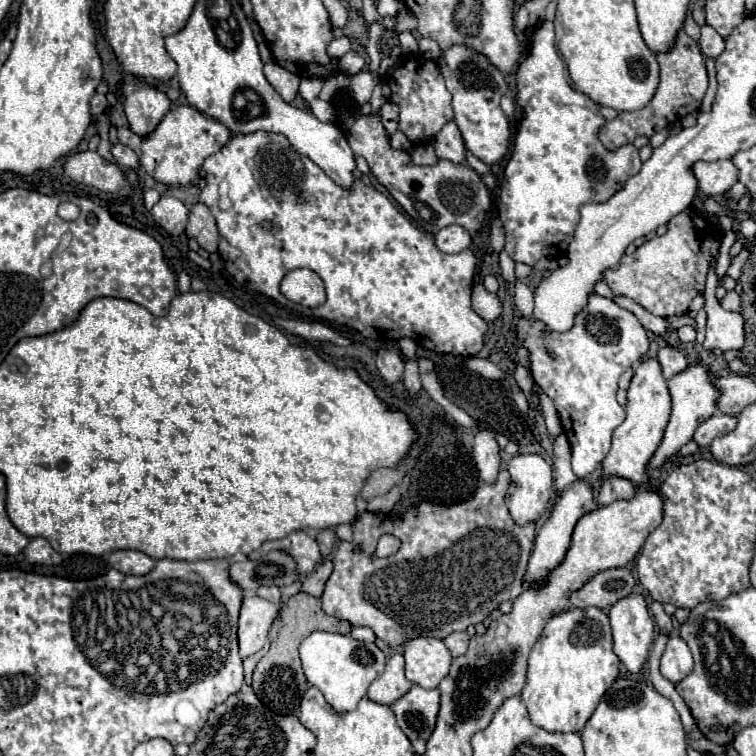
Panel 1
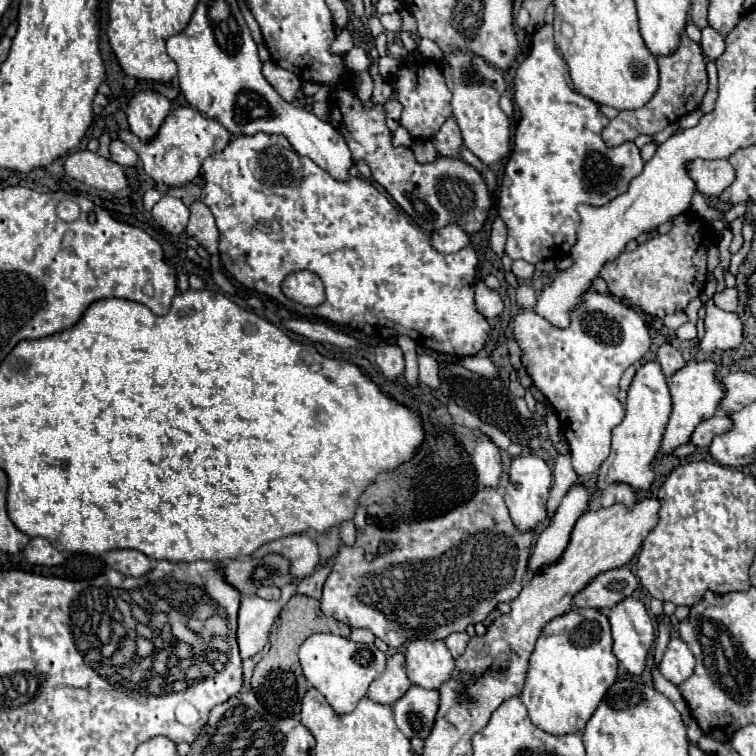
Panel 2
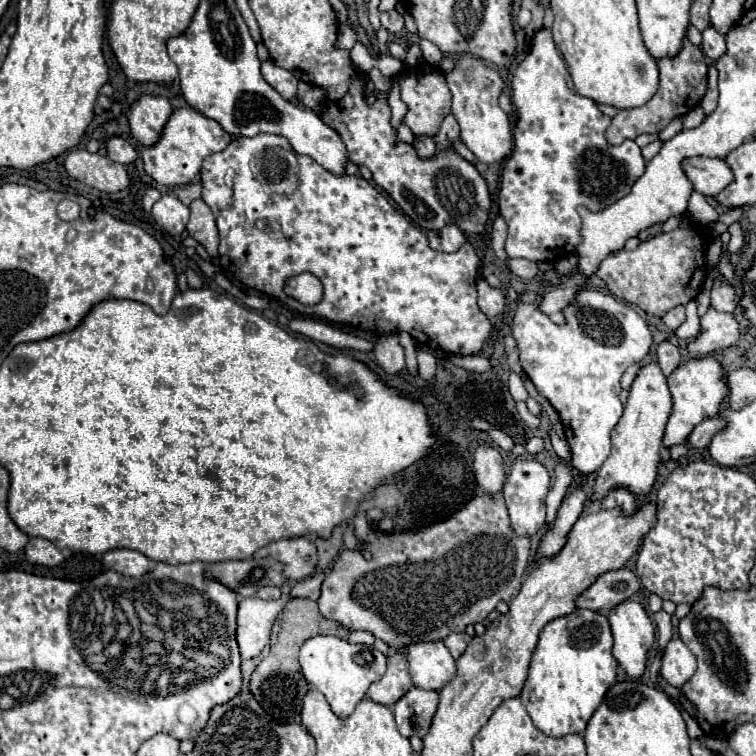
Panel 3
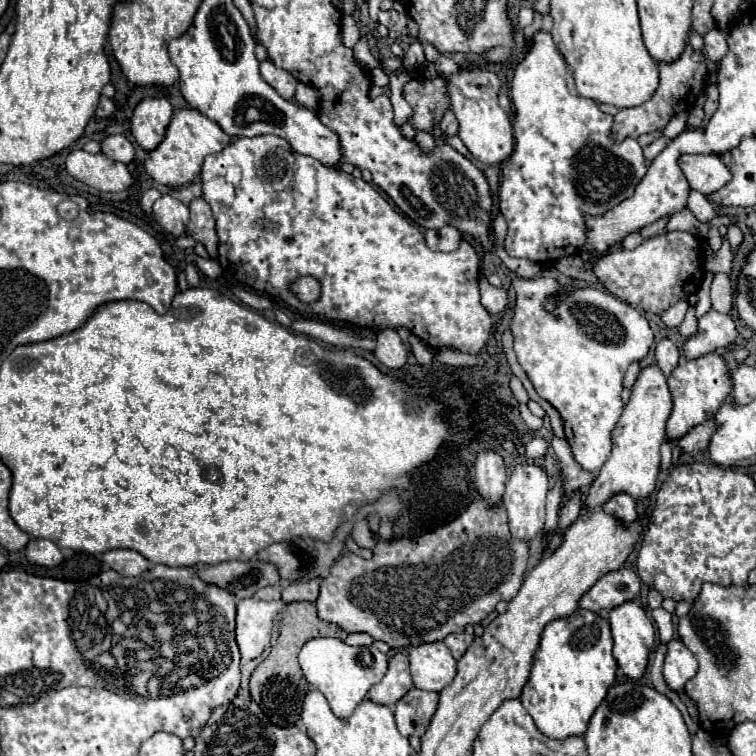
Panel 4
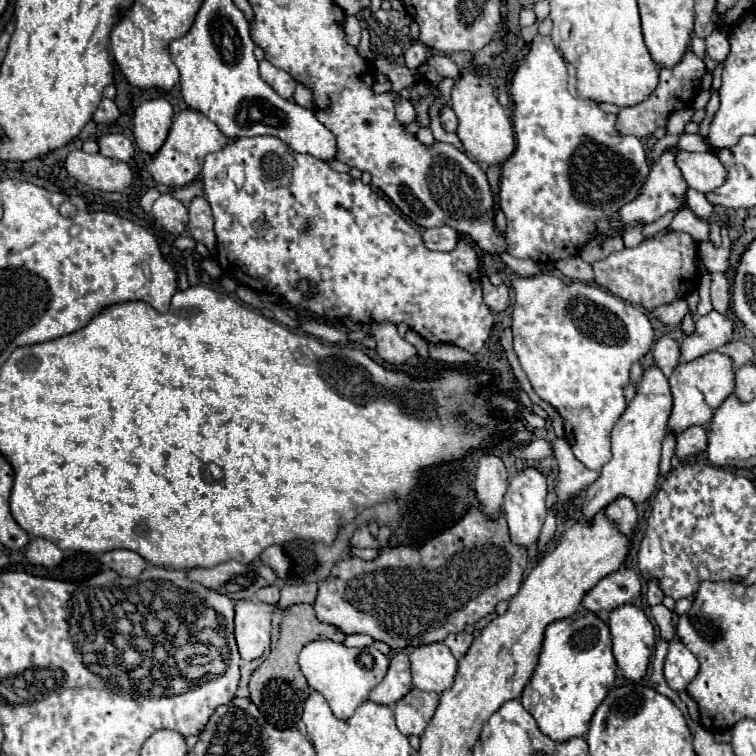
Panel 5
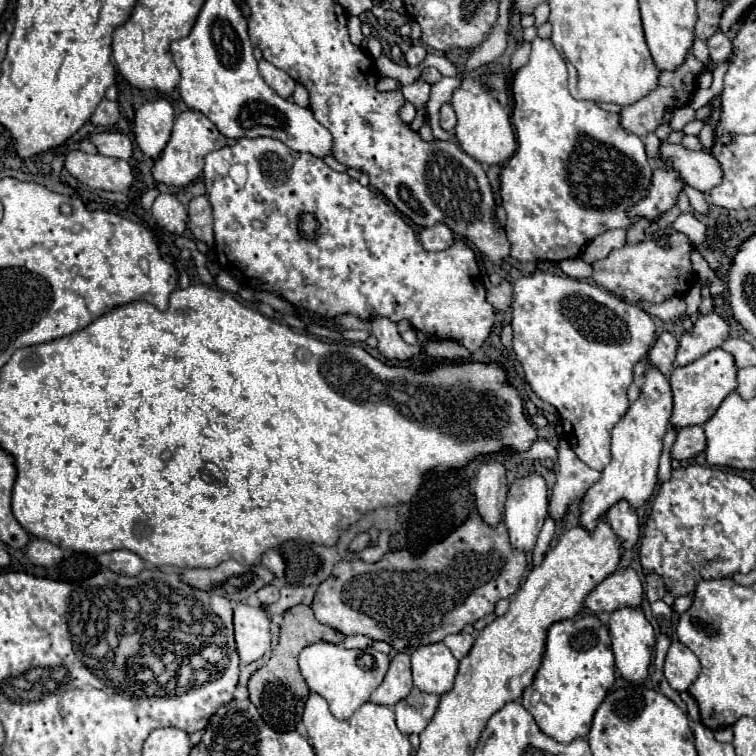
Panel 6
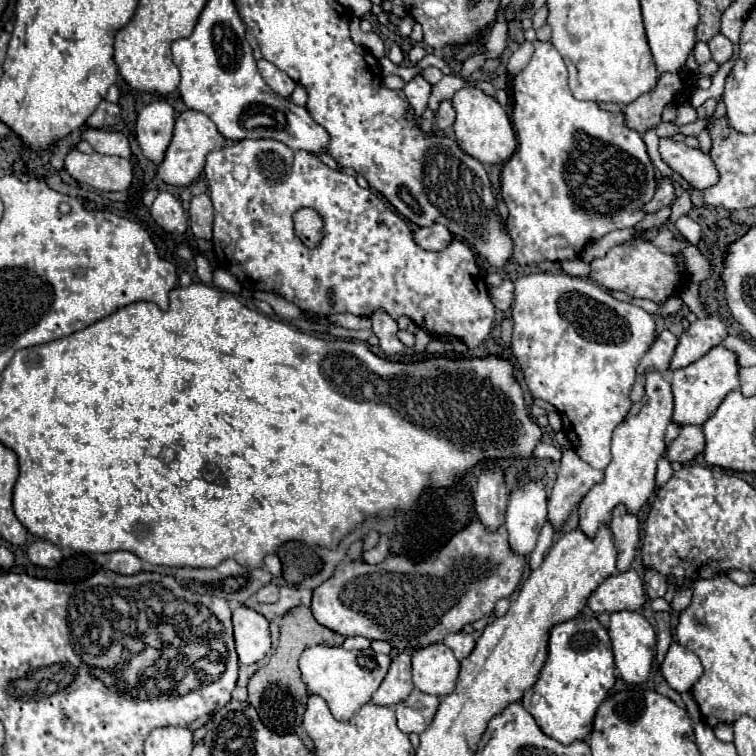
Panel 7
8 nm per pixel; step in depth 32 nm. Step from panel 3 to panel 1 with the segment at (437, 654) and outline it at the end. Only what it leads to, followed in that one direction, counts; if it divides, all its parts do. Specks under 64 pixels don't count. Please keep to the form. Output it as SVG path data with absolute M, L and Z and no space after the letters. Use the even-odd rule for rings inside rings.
M420 636L404 646L406 678L422 688L438 688L450 672L452 656L442 640Z

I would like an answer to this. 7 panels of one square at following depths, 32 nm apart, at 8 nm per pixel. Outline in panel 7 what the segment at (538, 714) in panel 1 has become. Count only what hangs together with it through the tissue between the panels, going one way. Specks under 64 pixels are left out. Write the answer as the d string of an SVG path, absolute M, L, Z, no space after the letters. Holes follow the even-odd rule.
M574 618L552 628L548 660L538 682L524 694L522 704L544 734L562 744L572 744L588 738L592 732L594 714L606 700L614 682L614 656L606 628L596 618Z

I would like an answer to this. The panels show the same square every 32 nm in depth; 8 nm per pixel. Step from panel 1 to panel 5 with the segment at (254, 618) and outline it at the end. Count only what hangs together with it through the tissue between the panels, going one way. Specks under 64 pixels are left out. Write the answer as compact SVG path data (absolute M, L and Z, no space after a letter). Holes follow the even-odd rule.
M238 600L236 602L236 644L240 658L252 662L270 648L270 622L274 606L256 602L256 600Z

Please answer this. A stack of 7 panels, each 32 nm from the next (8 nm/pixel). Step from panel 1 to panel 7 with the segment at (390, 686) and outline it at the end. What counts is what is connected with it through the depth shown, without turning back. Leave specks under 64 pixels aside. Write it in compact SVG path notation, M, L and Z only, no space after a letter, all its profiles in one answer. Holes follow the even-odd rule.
M400 652L392 664L390 670L380 684L380 688L372 694L372 702L380 706L396 706L402 700L406 700L412 692L412 676L410 676L410 656Z

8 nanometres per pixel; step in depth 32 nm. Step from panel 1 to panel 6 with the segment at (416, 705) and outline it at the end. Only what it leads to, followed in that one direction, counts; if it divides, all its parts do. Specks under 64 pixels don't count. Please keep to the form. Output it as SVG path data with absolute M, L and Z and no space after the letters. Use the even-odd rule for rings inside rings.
M414 688L414 694L410 694L408 698L400 700L394 706L396 712L396 724L400 728L400 732L404 734L420 734L426 724L432 720L436 708L438 708L438 696L434 694L424 694L422 690Z

